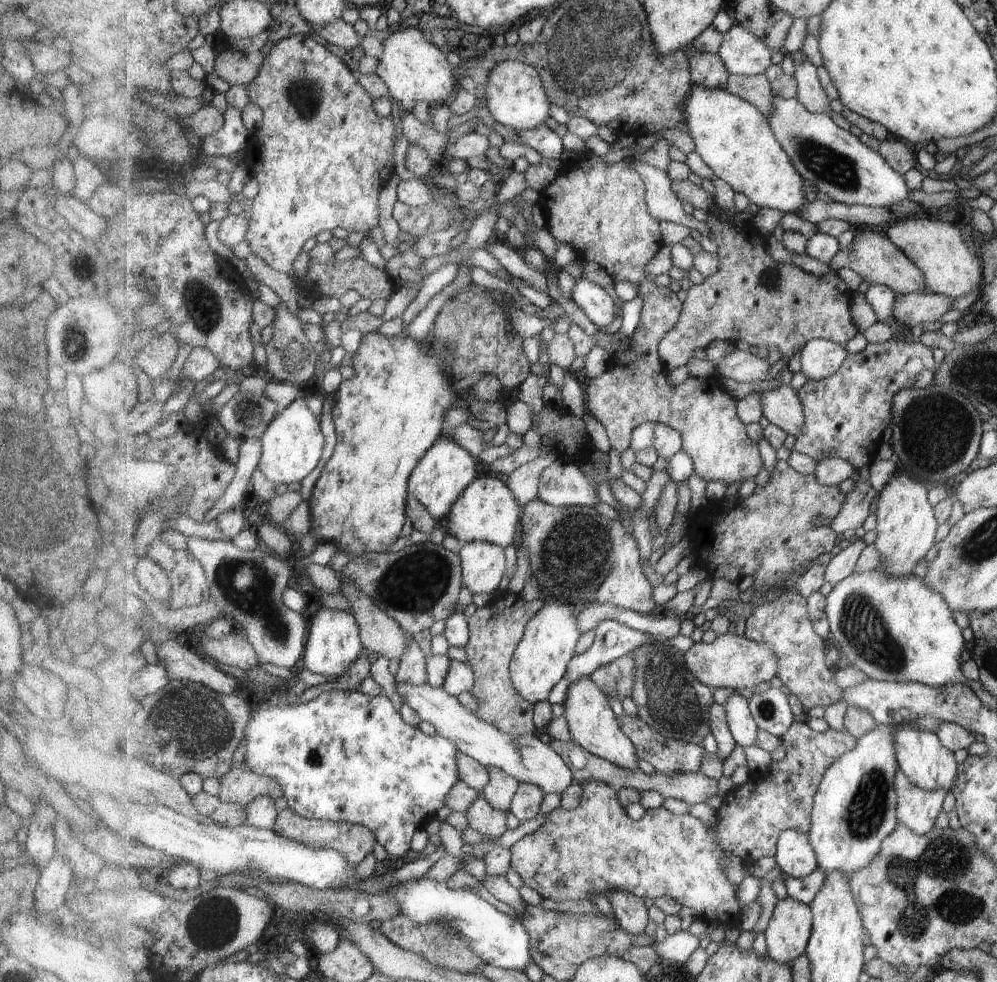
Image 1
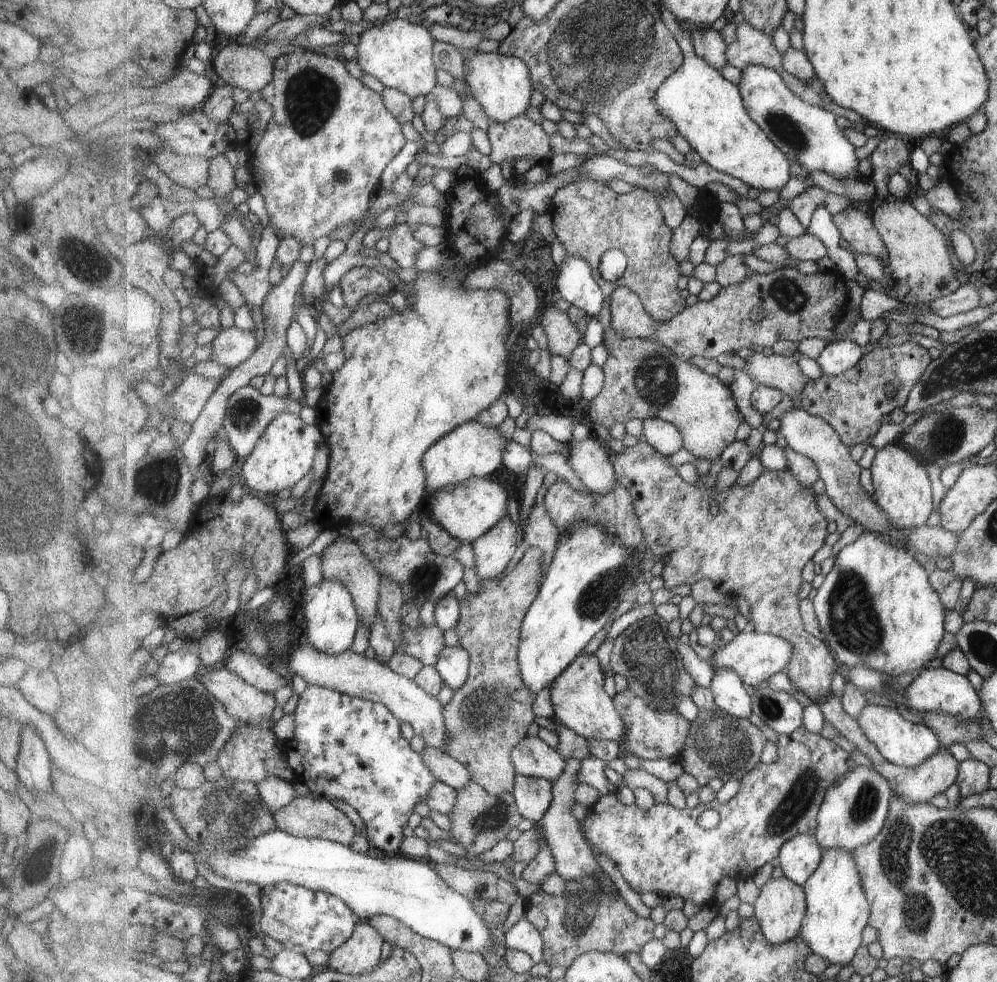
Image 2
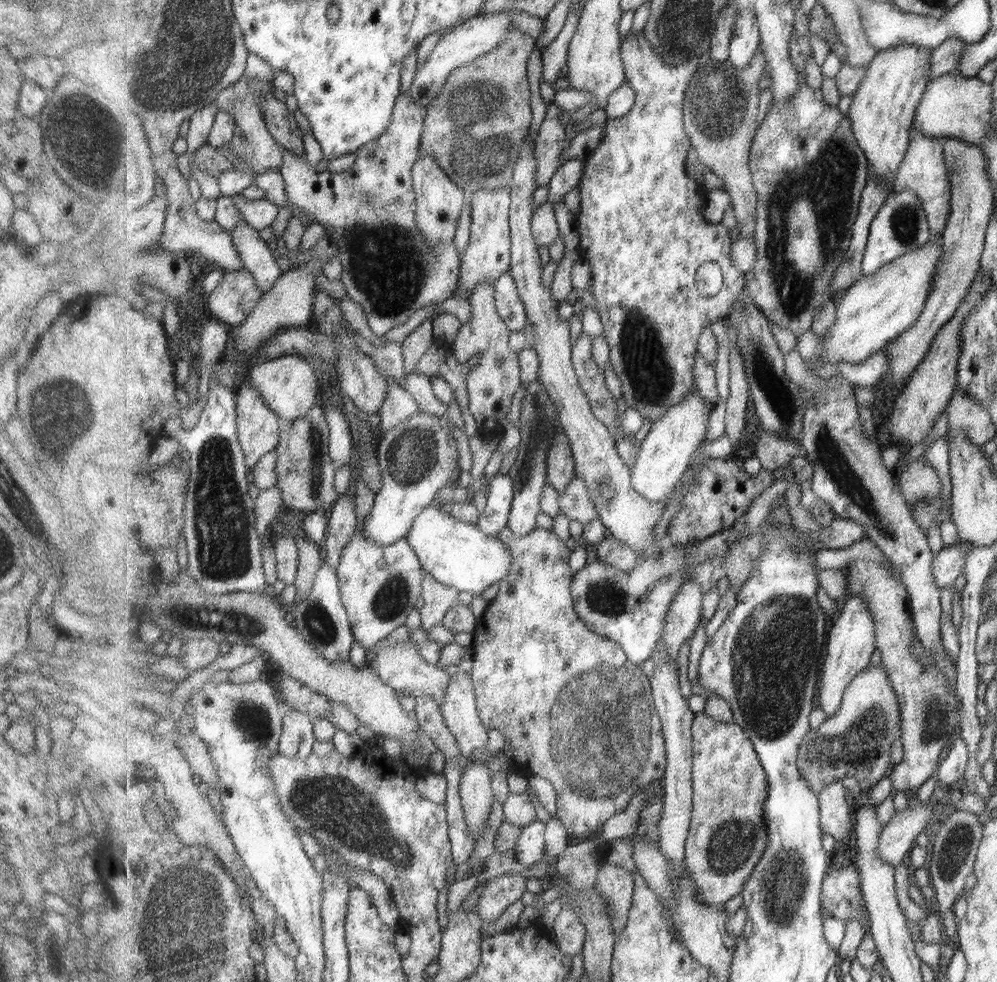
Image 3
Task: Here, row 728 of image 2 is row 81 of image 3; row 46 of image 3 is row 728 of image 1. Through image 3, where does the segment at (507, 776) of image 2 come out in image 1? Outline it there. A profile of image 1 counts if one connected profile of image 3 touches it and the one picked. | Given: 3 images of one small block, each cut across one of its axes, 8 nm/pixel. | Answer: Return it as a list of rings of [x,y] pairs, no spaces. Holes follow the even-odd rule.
[[[507,591],[502,595],[496,595],[494,600],[485,606],[477,608],[468,618],[470,639],[465,651],[476,680],[470,691],[478,702],[478,707],[473,712],[504,732],[526,735],[531,734],[536,728],[535,705],[515,688],[510,664],[518,644],[522,641],[527,623],[543,607],[544,603],[541,600],[528,601],[521,593]]]

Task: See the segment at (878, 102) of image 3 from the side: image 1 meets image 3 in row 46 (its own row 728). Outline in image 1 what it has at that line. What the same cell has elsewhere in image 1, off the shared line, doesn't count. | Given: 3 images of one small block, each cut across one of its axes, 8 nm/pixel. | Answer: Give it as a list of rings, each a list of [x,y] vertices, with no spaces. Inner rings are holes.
[[[901,725],[894,732],[896,742],[896,757],[900,769],[921,788],[928,791],[944,788],[950,791],[957,774],[959,766],[955,760],[955,754],[952,750],[945,748],[941,739],[935,731],[920,729],[915,725]]]

